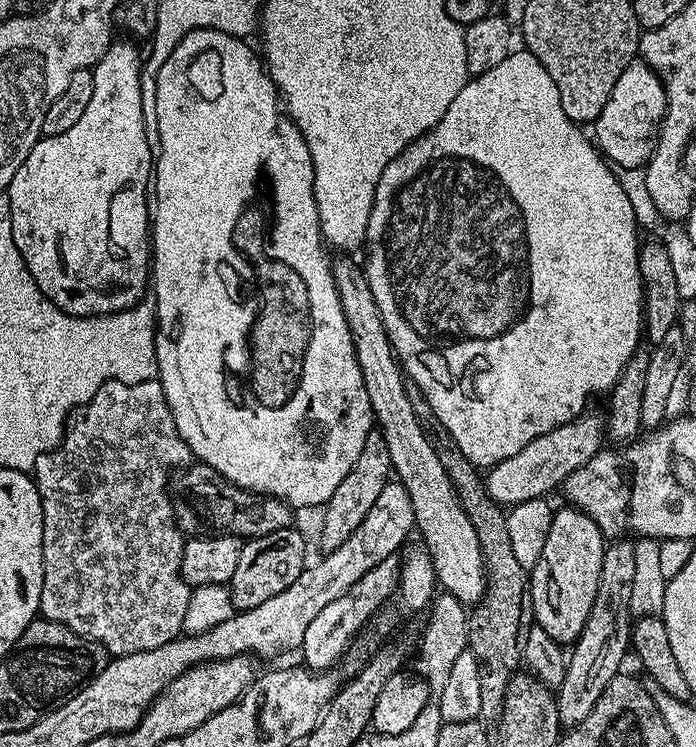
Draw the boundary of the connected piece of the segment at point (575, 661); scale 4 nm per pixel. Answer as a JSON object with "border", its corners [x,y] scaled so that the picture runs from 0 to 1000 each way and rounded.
{"border":[[[899,720],[878,724],[868,735],[859,794],[855,795],[848,823],[836,849],[820,866],[809,910],[799,922],[799,944],[806,973],[818,975],[841,965],[869,926],[872,914],[892,898],[891,892],[907,863],[911,826],[905,805],[911,772],[911,726]]]}

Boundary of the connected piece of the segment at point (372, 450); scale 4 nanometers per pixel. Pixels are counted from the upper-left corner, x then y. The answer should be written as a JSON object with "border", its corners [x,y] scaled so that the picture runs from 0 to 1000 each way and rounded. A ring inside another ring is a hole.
{"border":[[[545,576],[530,578],[526,597],[520,597],[520,608],[514,608],[503,635],[497,635],[497,640],[491,640],[491,645],[483,648],[480,661],[464,681],[466,697],[460,701],[461,740],[470,742],[486,736],[486,731],[491,731],[497,720],[503,720],[503,715],[509,715],[509,710],[520,704],[526,688],[532,688],[532,677],[537,677],[543,661],[549,661],[549,656],[560,645],[562,625],[560,602],[555,598],[555,586]]]}

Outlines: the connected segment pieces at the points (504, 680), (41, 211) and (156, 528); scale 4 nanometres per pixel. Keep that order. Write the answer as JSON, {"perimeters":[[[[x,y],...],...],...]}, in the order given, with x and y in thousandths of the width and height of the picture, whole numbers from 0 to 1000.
{"perimeters":[[[[586,511],[582,513],[582,519],[589,544],[601,557],[601,565],[612,586],[624,597],[624,608],[629,608],[635,625],[647,635],[647,645],[664,672],[664,683],[670,683],[682,712],[687,714],[687,726],[693,731],[698,784],[694,801],[677,815],[672,827],[672,867],[690,888],[687,892],[687,914],[693,929],[690,959],[697,965],[711,965],[724,952],[724,930],[737,905],[743,904],[746,894],[741,893],[749,893],[759,845],[767,839],[761,766],[747,756],[744,747],[739,747],[739,736],[733,732],[730,692],[726,681],[711,675],[701,664],[698,643],[691,628],[678,621],[670,613],[670,608],[664,608],[664,602],[658,602],[658,592],[647,586],[647,576],[641,576],[641,570],[635,570],[631,560],[621,553],[618,538],[612,538],[601,515]]],[[[177,52],[157,59],[147,78],[132,91],[135,127],[129,130],[118,158],[112,158],[112,163],[106,163],[106,169],[101,169],[95,179],[63,182],[53,187],[43,206],[37,206],[37,217],[26,222],[26,233],[20,233],[9,253],[17,288],[20,329],[26,329],[49,378],[57,384],[63,398],[103,423],[157,423],[159,418],[178,418],[201,406],[216,380],[216,242],[221,236],[221,207],[211,190],[210,169],[205,163],[201,114],[204,70],[194,64],[195,59],[188,52]]],[[[228,507],[182,514],[174,509],[155,509],[129,533],[126,539],[111,545],[99,557],[92,574],[92,588],[82,600],[57,610],[49,628],[52,655],[60,672],[60,747],[63,748],[63,772],[60,774],[60,801],[57,802],[56,823],[65,830],[75,830],[80,835],[92,835],[102,846],[111,846],[126,857],[145,862],[157,880],[198,876],[204,870],[221,870],[227,865],[239,865],[239,859],[251,857],[264,846],[267,811],[273,811],[276,787],[261,774],[261,736],[266,716],[260,712],[250,693],[247,665],[244,663],[244,639],[250,629],[269,622],[277,614],[273,601],[256,581],[256,570],[244,544],[239,538],[239,527],[233,522]]]]}

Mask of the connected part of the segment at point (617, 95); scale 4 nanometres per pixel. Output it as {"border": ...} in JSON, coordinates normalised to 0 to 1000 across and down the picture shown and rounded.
{"border":[[[918,78],[909,80],[899,88],[899,94],[894,94],[894,99],[888,99],[888,110],[882,110],[876,137],[865,142],[865,153],[859,153],[853,163],[853,173],[856,171],[853,187],[861,202],[886,226],[924,226],[943,198],[948,162],[954,158],[954,143],[958,141],[960,133],[947,100],[924,80]]]}

